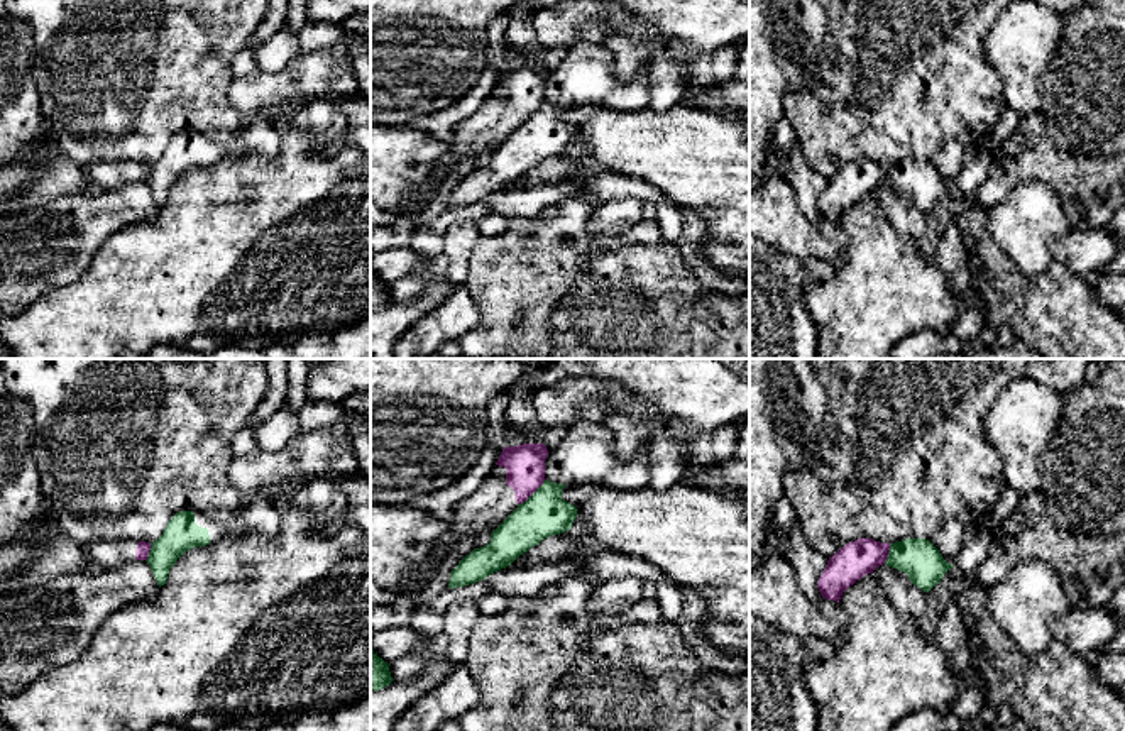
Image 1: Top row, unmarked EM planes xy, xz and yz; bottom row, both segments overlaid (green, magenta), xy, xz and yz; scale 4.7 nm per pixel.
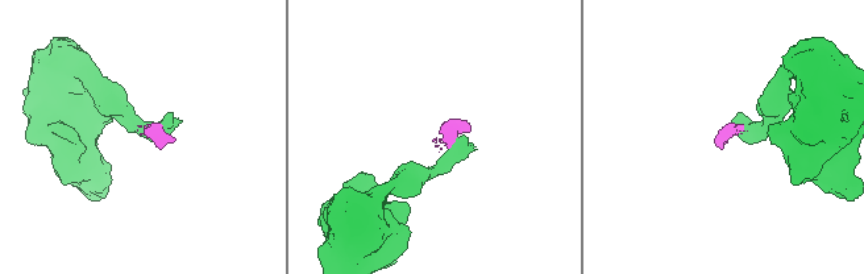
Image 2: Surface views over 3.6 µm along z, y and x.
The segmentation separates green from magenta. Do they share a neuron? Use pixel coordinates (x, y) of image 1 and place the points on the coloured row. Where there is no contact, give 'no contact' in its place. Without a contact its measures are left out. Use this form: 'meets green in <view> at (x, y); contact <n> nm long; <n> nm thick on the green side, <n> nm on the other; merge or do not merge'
meets green in xz at (533, 493); contact 180 nm long; 220 nm thick on the green side, 190 nm on the other; do not merge

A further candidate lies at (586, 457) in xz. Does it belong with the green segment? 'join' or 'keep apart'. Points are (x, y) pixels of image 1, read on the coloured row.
join

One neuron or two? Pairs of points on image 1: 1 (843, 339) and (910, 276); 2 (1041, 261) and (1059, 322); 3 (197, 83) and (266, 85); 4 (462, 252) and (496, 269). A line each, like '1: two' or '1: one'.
1: one
2: two
3: two
4: two

